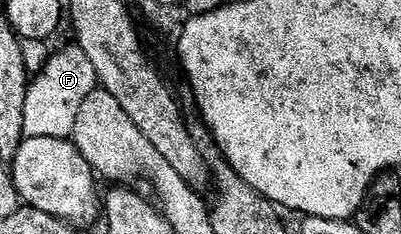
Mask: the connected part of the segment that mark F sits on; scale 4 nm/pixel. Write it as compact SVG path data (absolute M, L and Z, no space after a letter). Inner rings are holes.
M70 44L66 50L50 53L41 73L28 83L23 104L23 135L25 138L60 138L72 135L77 126L77 114L81 105L94 97L99 83L87 52ZM61 110L61 114L57 114ZM62 130L62 131L61 131Z

